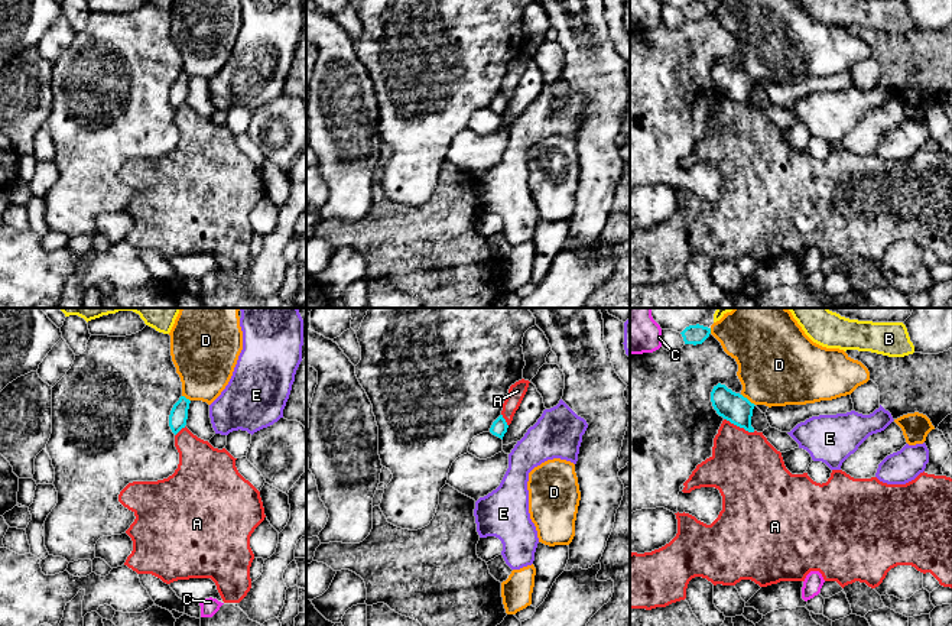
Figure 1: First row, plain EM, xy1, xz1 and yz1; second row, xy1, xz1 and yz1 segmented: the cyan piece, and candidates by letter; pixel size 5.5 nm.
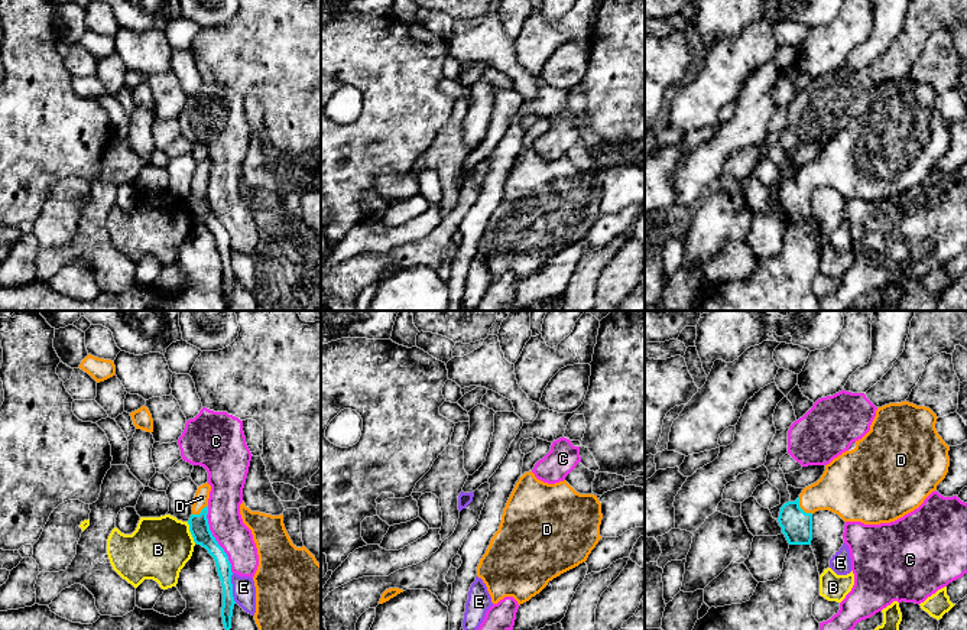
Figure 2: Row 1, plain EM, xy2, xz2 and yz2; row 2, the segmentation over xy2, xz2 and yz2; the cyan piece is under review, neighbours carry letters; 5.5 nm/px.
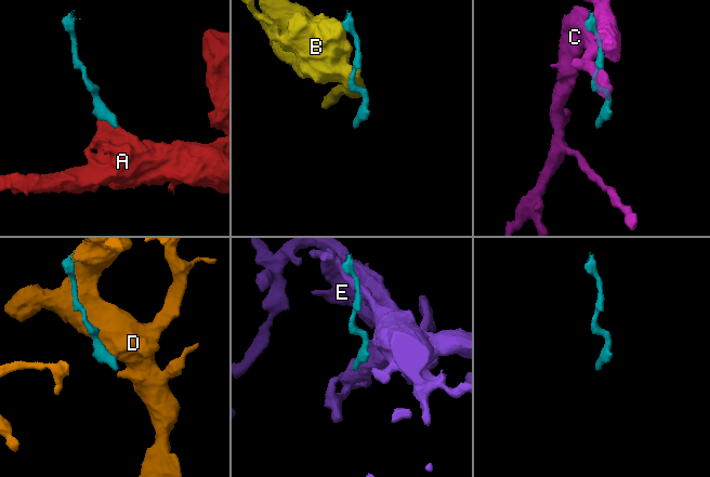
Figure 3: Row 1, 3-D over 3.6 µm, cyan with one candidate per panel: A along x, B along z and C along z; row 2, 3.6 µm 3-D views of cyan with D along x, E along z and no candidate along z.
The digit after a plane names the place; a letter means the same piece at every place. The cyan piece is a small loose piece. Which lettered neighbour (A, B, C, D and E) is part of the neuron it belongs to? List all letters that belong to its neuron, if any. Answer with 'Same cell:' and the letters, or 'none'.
Same cell: D

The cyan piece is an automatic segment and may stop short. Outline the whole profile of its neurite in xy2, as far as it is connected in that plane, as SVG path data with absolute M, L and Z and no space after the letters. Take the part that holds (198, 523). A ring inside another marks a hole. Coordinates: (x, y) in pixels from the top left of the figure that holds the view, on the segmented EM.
M208 483L198 487L192 503L192 514L188 520L188 525L194 542L205 548L215 561L217 572L223 587L223 607L221 607L223 624L225 630L230 630L233 607L236 604L231 584L233 572L227 553L218 545L218 542L215 540L210 530L207 519L210 491L211 486Z

